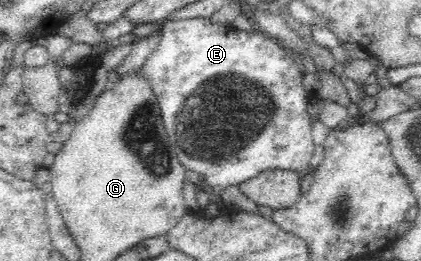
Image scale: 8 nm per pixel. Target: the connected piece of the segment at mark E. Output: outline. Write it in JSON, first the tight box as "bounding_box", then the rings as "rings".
{"bounding_box":[137,18,316,191],"rings":[[[185,18],[185,20],[170,20],[165,22],[161,40],[157,48],[151,52],[149,58],[139,68],[137,74],[141,74],[147,78],[147,83],[151,84],[153,88],[153,95],[157,95],[159,99],[159,107],[161,107],[161,116],[168,134],[169,142],[172,149],[176,152],[180,163],[189,170],[197,172],[200,176],[199,186],[207,191],[221,191],[227,186],[240,185],[242,182],[261,174],[267,170],[292,170],[300,176],[307,173],[312,166],[311,156],[313,156],[313,149],[316,145],[312,139],[312,124],[309,110],[307,110],[307,100],[313,95],[307,94],[303,87],[303,78],[305,71],[301,62],[292,53],[289,53],[279,40],[276,38],[269,38],[263,33],[255,30],[254,32],[247,32],[244,30],[236,30],[215,24],[209,18]]]}

